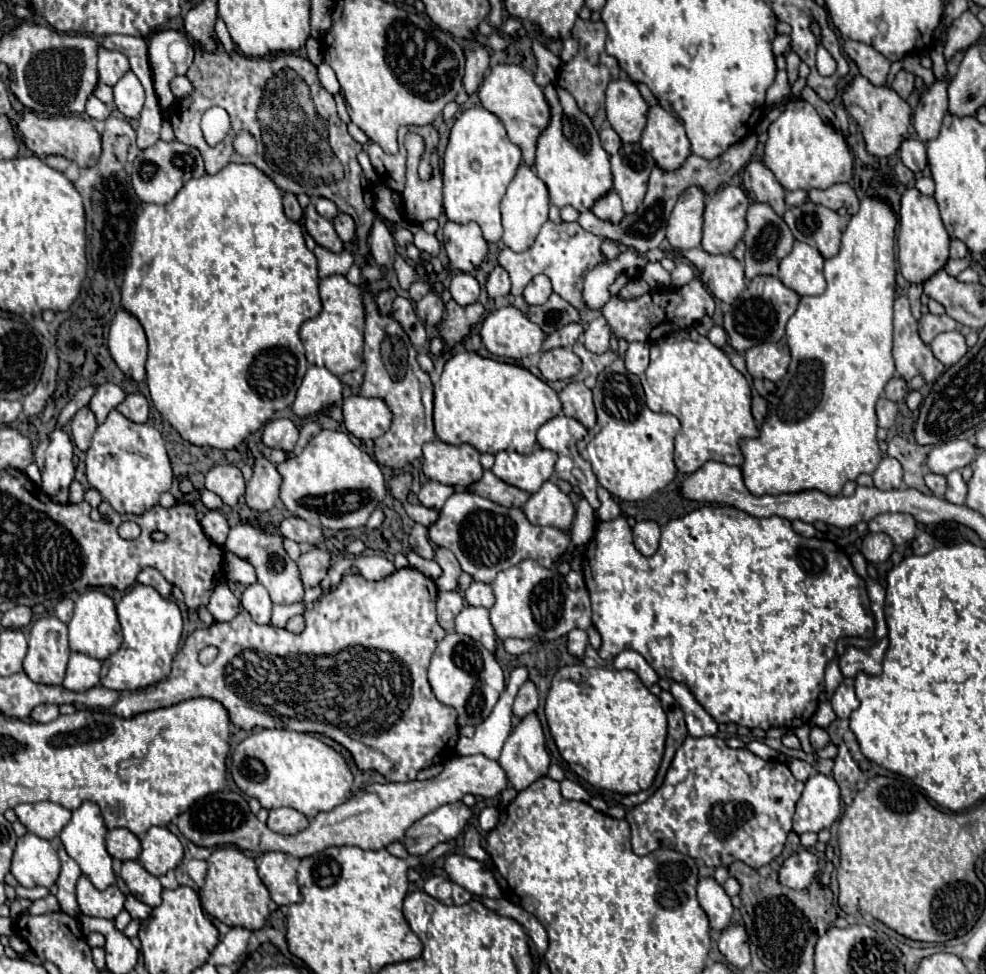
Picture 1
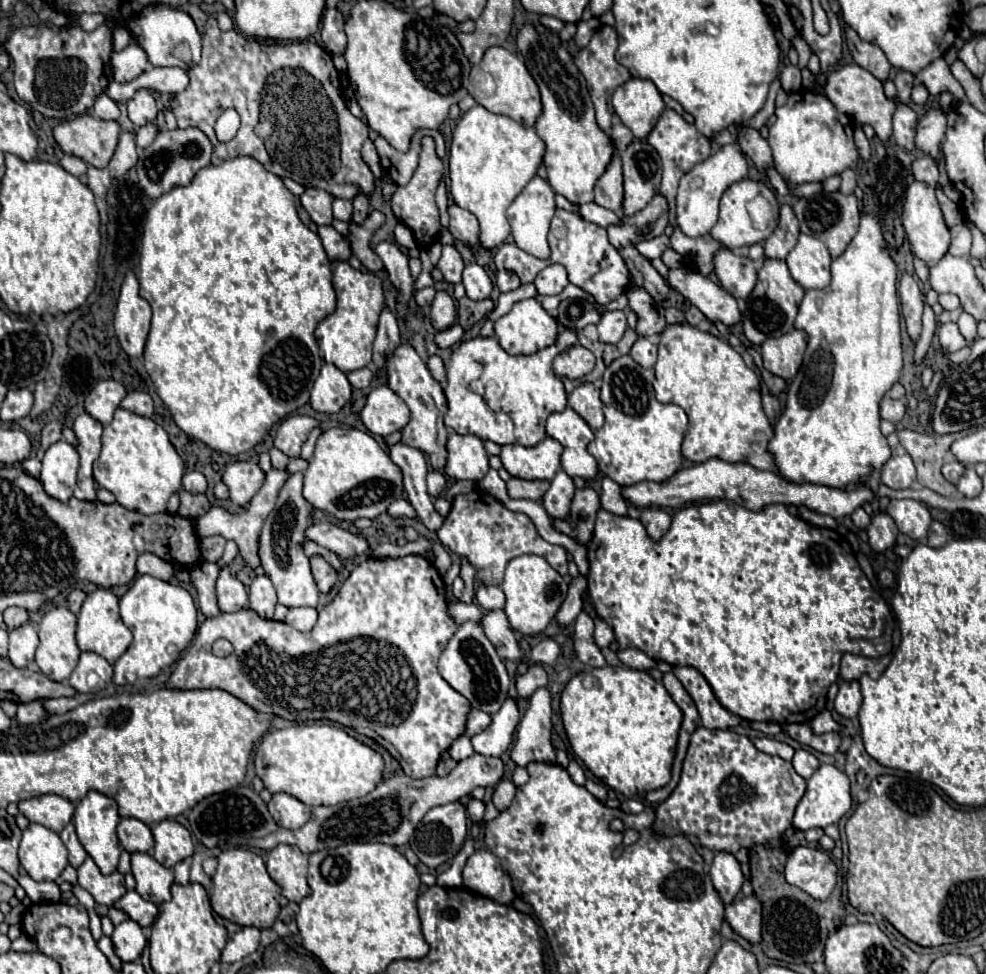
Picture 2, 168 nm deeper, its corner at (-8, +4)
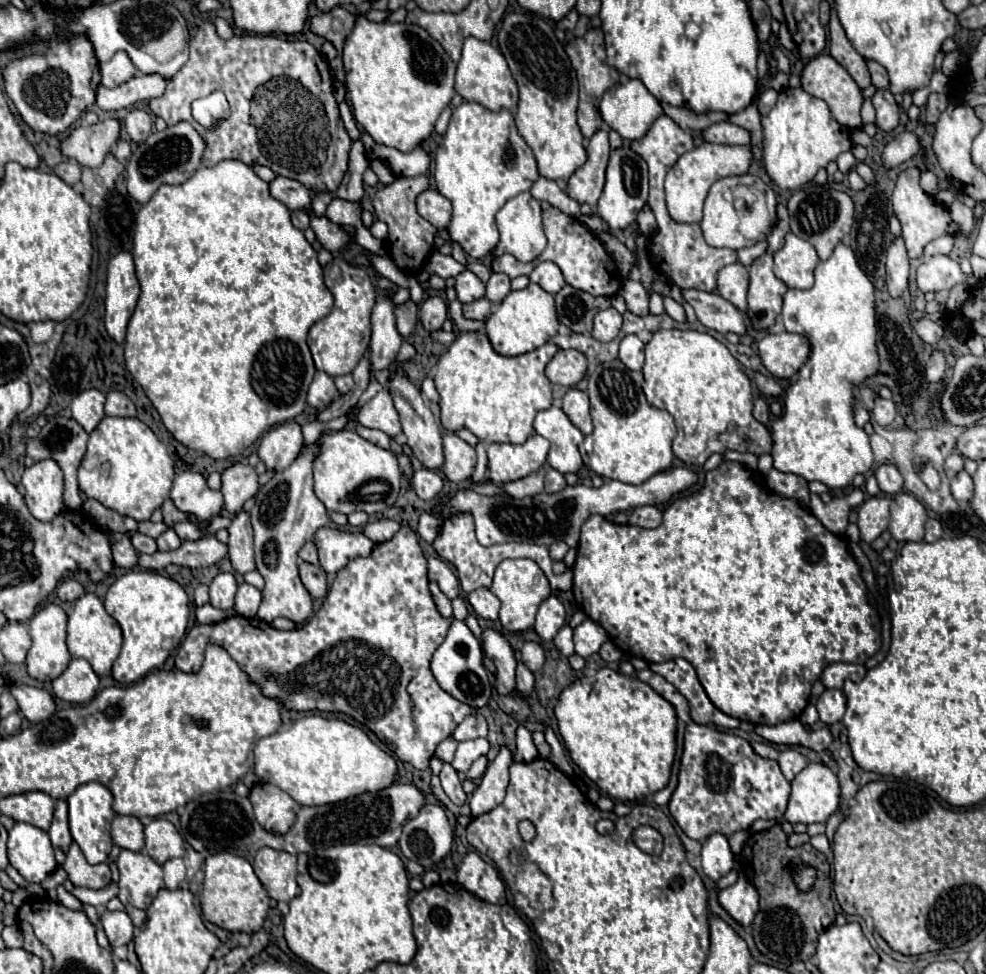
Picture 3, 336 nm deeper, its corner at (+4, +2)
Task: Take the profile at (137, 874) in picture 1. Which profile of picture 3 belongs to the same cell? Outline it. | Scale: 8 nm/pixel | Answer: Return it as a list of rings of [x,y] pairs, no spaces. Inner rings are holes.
[[[126,849],[120,851],[116,865],[122,873],[122,885],[118,881],[120,901],[138,909],[148,909],[156,893],[164,887],[162,867],[146,853],[134,853]]]

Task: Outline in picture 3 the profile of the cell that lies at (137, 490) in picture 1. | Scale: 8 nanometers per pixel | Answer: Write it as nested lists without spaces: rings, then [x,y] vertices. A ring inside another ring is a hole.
[[[104,417],[90,433],[88,451],[78,467],[80,489],[106,507],[136,521],[148,521],[152,511],[170,495],[174,461],[148,425],[140,419]]]

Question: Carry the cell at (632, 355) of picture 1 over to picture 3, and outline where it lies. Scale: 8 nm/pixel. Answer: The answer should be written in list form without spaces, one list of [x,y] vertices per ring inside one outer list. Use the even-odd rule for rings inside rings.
[[[626,335],[620,341],[620,361],[632,369],[632,371],[642,371],[645,362],[645,344],[636,335]]]

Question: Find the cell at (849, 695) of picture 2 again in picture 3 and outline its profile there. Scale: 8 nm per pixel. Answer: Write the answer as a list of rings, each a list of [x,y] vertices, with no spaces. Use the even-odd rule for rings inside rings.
[[[826,689],[820,695],[816,709],[820,713],[820,719],[826,725],[838,723],[838,721],[842,721],[844,713],[846,713],[846,695],[840,689]]]

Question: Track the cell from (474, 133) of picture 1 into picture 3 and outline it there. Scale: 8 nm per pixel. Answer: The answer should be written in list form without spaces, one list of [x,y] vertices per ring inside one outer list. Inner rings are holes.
[[[464,101],[454,109],[448,131],[436,149],[436,187],[452,203],[448,233],[472,259],[482,259],[498,243],[494,215],[514,195],[528,191],[538,179],[532,149],[520,137],[510,111],[488,111]]]

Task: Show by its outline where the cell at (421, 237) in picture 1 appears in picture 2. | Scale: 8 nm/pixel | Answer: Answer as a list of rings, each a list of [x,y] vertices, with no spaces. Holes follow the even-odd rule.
[[[444,245],[442,257],[438,261],[438,269],[442,271],[444,279],[448,283],[460,283],[462,281],[462,271],[464,271],[464,261],[460,253],[452,245]]]

